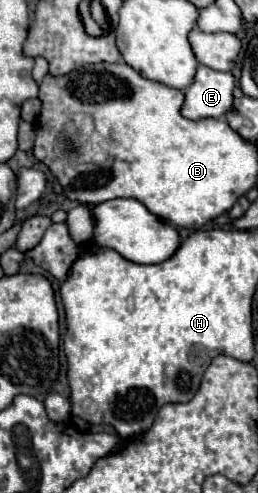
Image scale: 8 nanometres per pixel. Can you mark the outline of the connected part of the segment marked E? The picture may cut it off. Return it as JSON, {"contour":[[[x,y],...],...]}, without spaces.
{"contour":[[[199,66],[193,84],[185,90],[181,114],[189,120],[223,118],[233,108],[235,78],[231,72],[217,72]]]}

